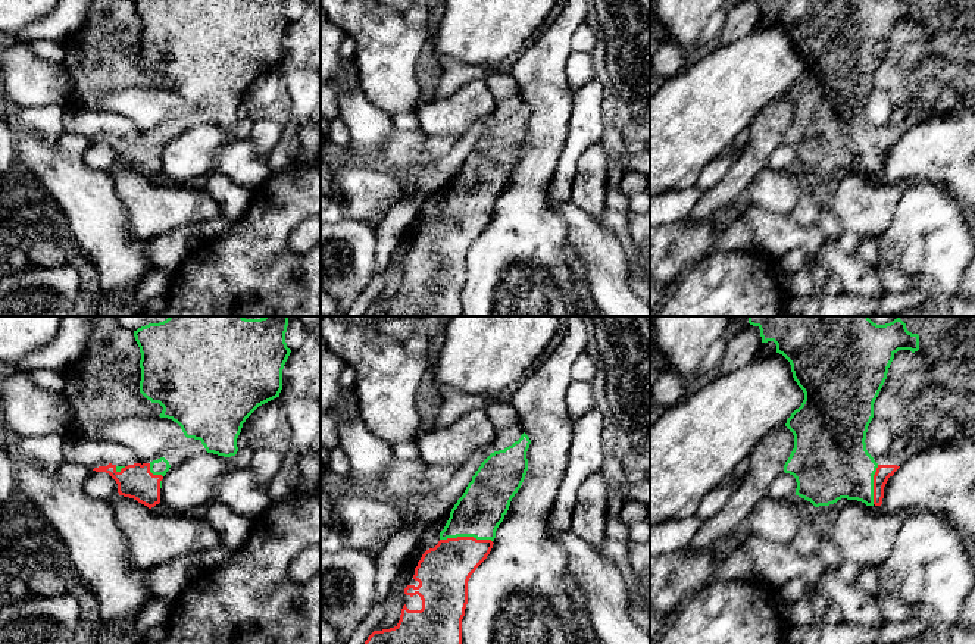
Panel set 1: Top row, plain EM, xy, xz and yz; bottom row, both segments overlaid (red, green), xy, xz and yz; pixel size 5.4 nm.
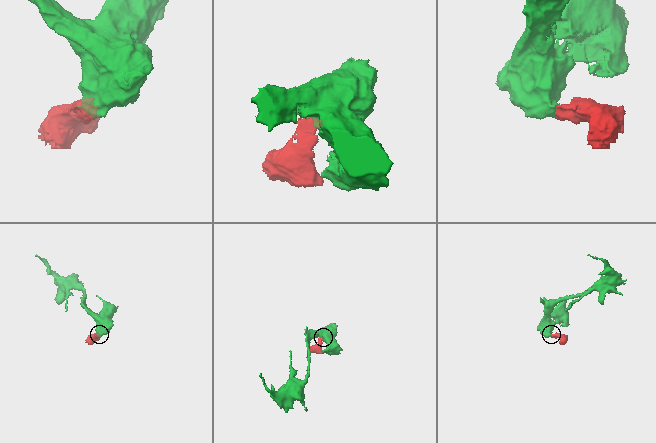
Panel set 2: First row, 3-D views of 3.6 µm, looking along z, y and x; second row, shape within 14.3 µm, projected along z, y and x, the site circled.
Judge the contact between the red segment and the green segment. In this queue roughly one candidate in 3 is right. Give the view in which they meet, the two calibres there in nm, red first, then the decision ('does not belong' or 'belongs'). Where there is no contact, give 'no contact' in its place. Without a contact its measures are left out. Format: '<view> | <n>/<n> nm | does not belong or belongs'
xz | 280/260 nm | belongs

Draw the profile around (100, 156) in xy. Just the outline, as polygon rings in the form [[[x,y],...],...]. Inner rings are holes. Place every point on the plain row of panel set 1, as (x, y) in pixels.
[[[93,141],[82,156],[84,162],[94,169],[112,172],[119,166],[116,151],[106,143]]]

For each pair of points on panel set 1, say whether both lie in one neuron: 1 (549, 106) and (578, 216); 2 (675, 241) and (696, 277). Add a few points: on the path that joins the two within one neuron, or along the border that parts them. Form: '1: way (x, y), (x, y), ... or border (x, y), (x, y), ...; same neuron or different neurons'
1: border (547, 194), (547, 205), (565, 221), (568, 234); different neurons
2: border (696, 262), (680, 281); different neurons

